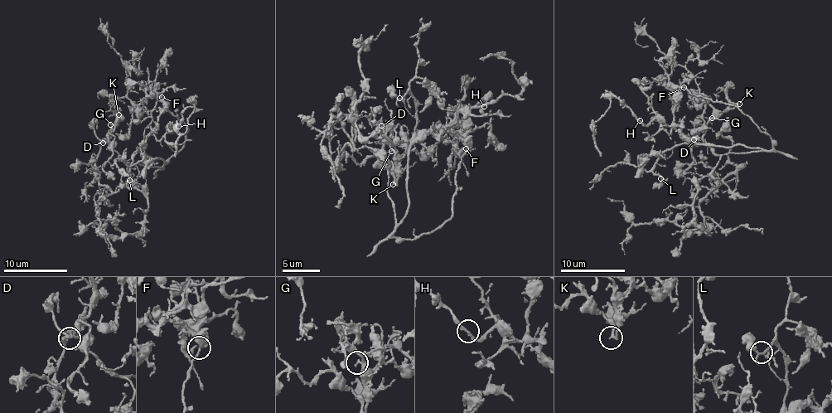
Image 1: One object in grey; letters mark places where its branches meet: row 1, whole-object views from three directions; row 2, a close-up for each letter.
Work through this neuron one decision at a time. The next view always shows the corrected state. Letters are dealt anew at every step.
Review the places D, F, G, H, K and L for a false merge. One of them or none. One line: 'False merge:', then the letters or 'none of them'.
False merge: none of them

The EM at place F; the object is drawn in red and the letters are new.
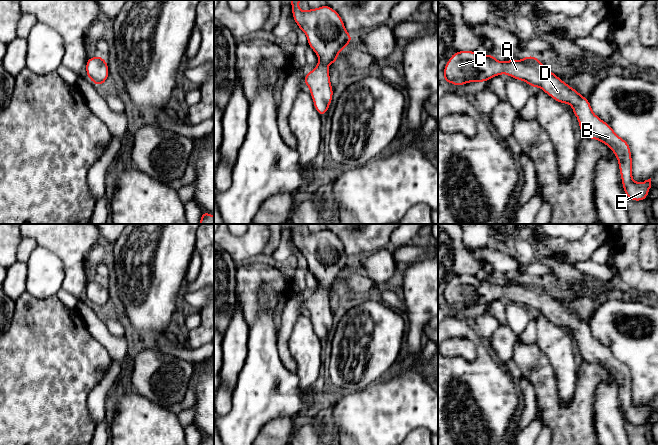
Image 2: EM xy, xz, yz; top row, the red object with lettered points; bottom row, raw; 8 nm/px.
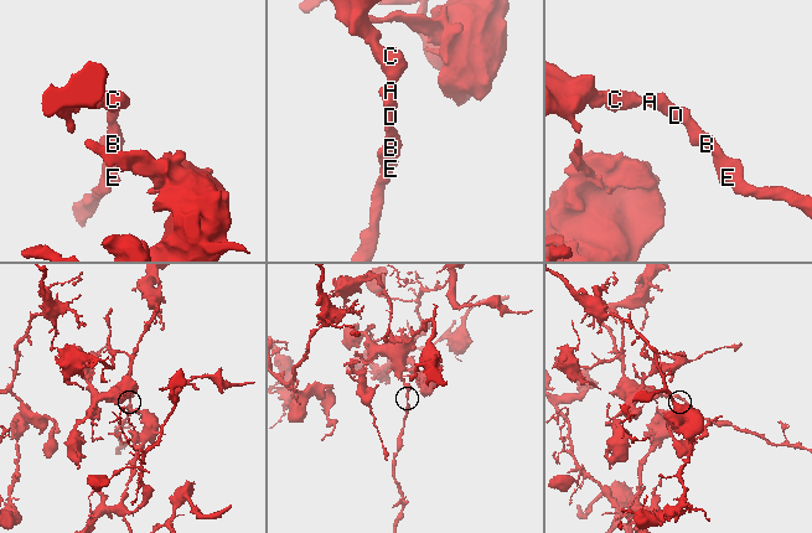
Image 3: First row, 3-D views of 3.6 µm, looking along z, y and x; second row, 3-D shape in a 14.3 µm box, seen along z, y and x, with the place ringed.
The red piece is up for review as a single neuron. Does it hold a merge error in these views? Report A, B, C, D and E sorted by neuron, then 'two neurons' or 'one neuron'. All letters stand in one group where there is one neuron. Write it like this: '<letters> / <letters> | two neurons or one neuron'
A B C D E | one neuron

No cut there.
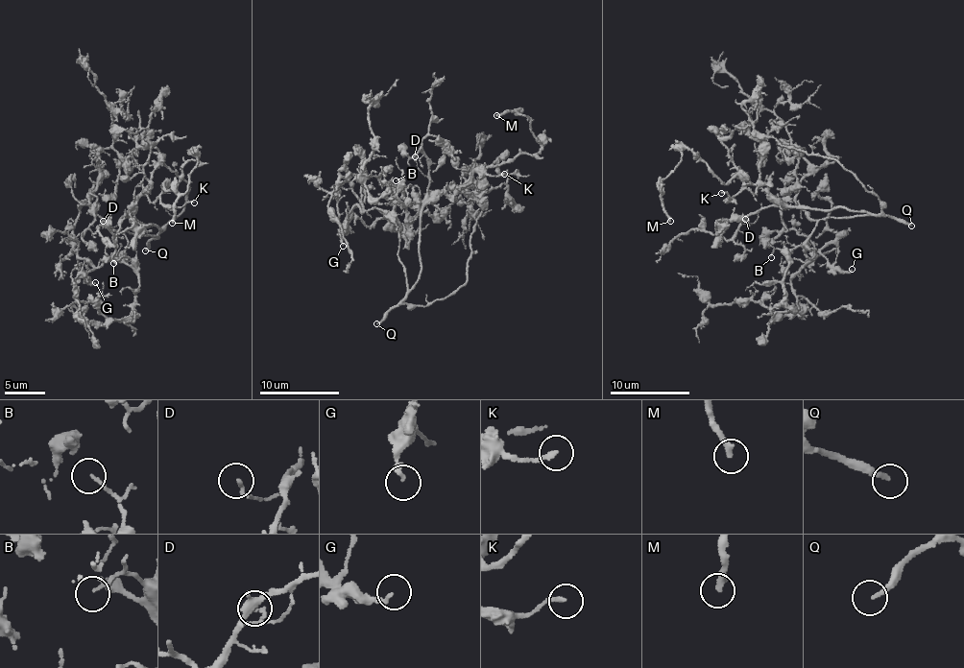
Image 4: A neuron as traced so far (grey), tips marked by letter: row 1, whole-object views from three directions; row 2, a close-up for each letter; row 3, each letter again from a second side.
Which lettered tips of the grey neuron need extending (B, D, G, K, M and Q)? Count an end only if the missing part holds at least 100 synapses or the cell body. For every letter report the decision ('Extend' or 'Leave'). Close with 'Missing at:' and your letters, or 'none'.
B: Leave
D: Leave
G: Leave
K: Leave
M: Leave
Q: Extend
Missing at: Q

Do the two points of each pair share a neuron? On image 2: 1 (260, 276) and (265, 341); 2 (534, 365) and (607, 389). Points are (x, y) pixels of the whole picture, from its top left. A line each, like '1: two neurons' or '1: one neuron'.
1: two neurons
2: two neurons

